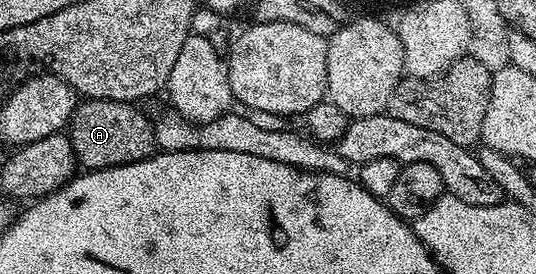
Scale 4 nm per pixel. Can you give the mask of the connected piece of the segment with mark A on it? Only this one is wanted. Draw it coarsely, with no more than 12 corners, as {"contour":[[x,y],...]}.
{"contour":[[81,99],[66,135],[81,169],[157,151],[153,121],[122,100]]}

